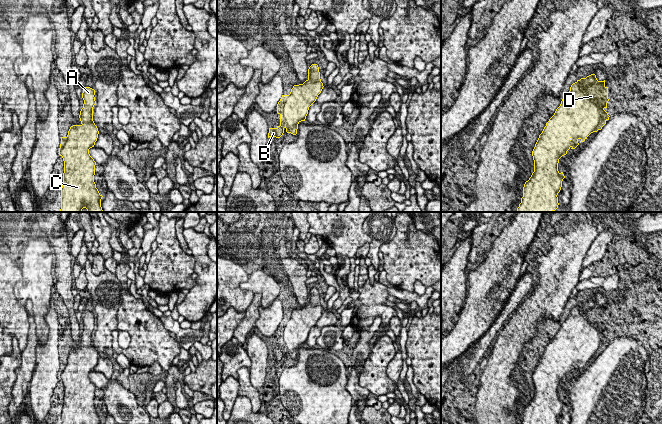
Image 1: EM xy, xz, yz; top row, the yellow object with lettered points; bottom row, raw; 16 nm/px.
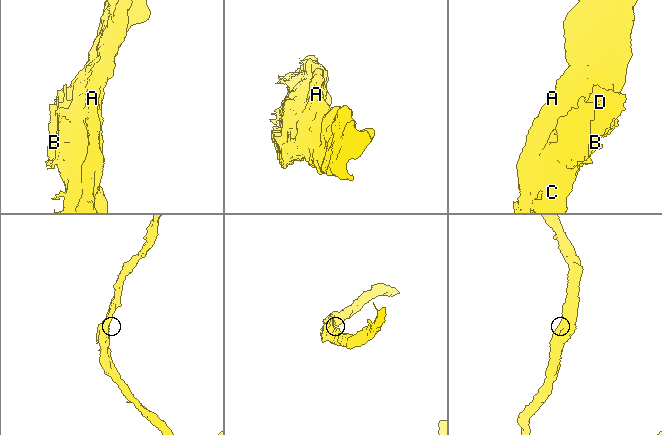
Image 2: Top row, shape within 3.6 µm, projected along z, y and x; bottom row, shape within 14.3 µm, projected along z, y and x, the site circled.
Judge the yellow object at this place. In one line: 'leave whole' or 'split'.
leave whole

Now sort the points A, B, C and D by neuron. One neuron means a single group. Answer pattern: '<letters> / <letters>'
A B C D

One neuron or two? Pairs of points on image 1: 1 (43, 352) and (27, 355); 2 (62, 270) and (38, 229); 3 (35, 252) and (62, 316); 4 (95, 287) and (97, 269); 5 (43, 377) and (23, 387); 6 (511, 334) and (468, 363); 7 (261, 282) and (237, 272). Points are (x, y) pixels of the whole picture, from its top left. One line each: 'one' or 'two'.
1: two
2: one
3: two
4: two
5: two
6: two
7: two

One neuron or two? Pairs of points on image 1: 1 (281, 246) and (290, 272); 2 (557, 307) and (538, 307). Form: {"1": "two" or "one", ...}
{"1": "two", "2": "one"}

